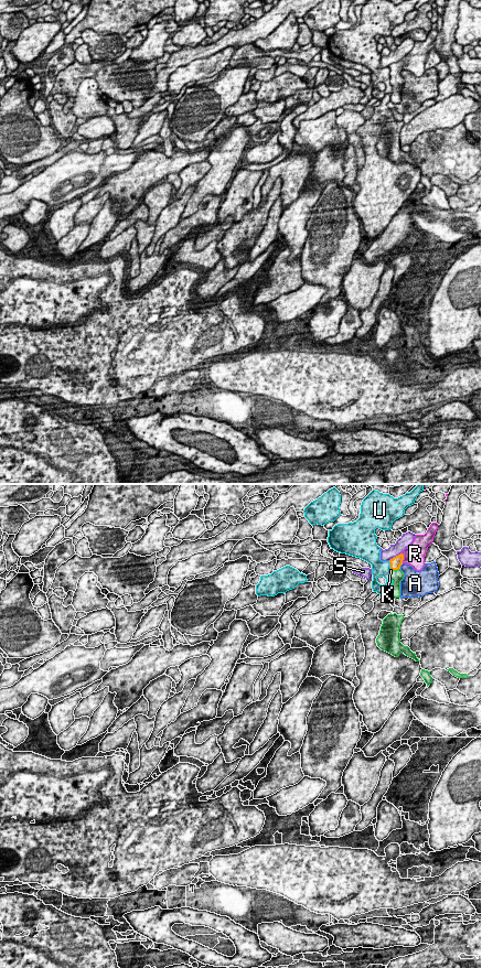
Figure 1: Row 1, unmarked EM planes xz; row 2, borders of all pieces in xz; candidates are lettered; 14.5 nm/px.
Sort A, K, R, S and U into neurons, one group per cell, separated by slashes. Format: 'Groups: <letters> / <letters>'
Groups: A / K / R / S / U

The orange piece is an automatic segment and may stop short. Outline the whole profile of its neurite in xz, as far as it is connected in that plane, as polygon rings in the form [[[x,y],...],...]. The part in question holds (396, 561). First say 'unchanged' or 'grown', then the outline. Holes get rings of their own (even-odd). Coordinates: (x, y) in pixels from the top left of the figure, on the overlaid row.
grown; [[[400,553],[389,560],[390,563],[390,579],[393,580],[393,587],[390,589],[390,595],[396,599],[400,598],[400,581],[404,579],[405,574],[400,570],[403,564],[404,555]]]

